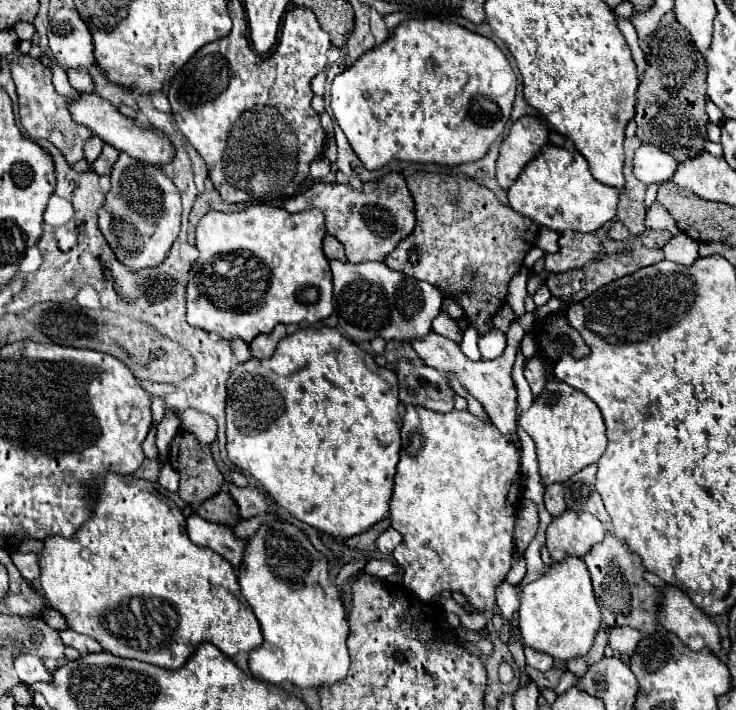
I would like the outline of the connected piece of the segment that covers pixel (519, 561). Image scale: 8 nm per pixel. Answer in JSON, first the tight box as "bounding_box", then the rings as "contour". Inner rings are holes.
{"bounding_box":[508,554,526,584],"contour":[[[516,554],[516,562],[512,564],[512,570],[508,574],[508,584],[518,584],[522,578],[526,576],[526,562],[524,562],[524,556]]]}

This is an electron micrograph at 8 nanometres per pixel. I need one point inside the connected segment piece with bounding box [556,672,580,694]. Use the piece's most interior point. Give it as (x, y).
(568, 679)

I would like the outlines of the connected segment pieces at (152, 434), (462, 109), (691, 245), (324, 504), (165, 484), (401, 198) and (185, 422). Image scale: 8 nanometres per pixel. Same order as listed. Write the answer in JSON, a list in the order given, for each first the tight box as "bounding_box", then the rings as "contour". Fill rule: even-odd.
[{"bounding_box":[142,424,158,458],"contour":[[[152,424],[150,426],[150,432],[148,432],[148,436],[146,436],[146,440],[142,442],[142,450],[144,450],[144,454],[148,456],[148,458],[158,458],[158,450],[156,450],[156,444],[154,444],[154,440],[156,440],[156,426]]]},{"bounding_box":[332,20,516,170],"contour":[[[406,20],[380,46],[364,52],[332,82],[334,118],[352,150],[368,170],[380,170],[392,160],[410,164],[458,166],[484,158],[492,142],[504,132],[514,94],[516,74],[504,52],[480,34],[441,20]]]},{"bounding_box":[662,234,698,266],"contour":[[[678,234],[678,236],[672,236],[668,244],[664,244],[662,252],[666,260],[690,266],[698,258],[698,242],[688,238],[686,234]]]},{"bounding_box":[226,326,400,536],"contour":[[[306,326],[278,342],[274,356],[238,364],[228,378],[226,450],[234,466],[252,474],[274,504],[298,520],[332,536],[354,536],[388,512],[400,452],[398,376],[380,368],[374,356],[360,350],[336,328]]]},{"bounding_box":[158,464,178,492],"contour":[[[166,464],[166,466],[162,468],[162,472],[160,472],[158,482],[160,482],[162,488],[166,488],[168,492],[176,492],[176,490],[178,490],[178,474],[176,474],[176,470],[174,470],[170,464]]]},{"bounding_box":[302,172,414,264],"contour":[[[392,172],[374,182],[374,190],[354,190],[350,184],[320,182],[302,196],[304,208],[318,208],[326,216],[326,230],[346,248],[346,258],[352,264],[382,260],[396,244],[414,230],[414,202],[402,174]]]},{"bounding_box":[180,408,216,444],"contour":[[[188,408],[180,414],[182,428],[192,432],[200,444],[212,444],[216,440],[216,420],[204,412],[196,412]]]}]

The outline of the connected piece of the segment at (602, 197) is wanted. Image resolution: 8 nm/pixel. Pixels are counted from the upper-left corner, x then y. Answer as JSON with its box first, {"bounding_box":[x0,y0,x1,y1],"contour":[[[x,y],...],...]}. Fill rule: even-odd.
{"bounding_box":[508,144,618,234],"contour":[[[546,144],[508,188],[508,202],[514,212],[560,234],[566,230],[594,232],[614,220],[618,196],[618,190],[598,182],[590,174],[584,156],[552,144]]]}

